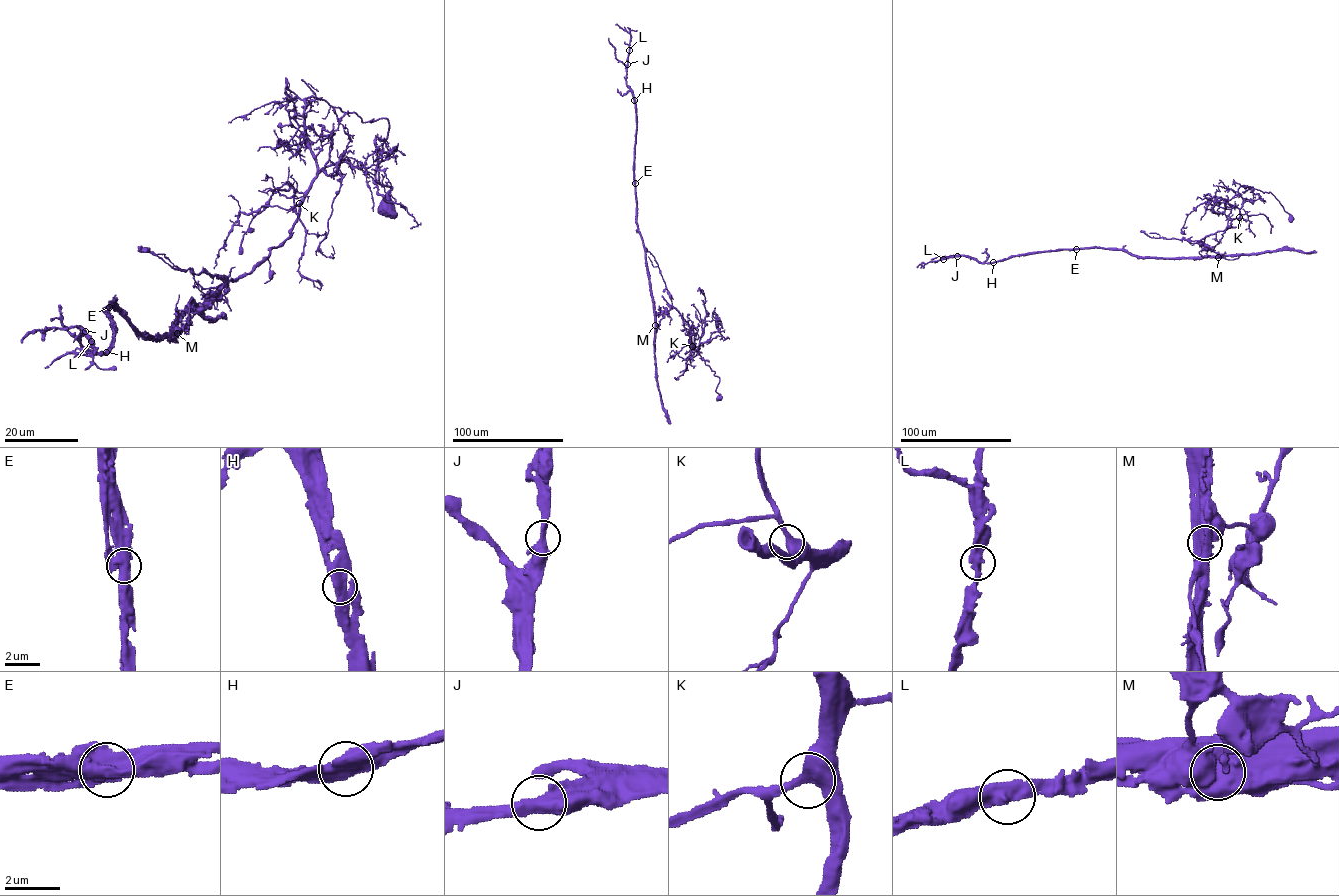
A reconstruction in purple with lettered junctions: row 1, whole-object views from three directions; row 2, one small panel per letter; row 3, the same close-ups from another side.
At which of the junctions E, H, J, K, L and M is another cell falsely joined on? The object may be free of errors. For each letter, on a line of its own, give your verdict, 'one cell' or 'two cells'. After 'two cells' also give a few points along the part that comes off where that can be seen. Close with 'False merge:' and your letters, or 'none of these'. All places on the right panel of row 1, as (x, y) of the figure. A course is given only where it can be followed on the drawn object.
E: one cell
H: one cell
J: one cell
K: one cell
L: one cell
M: two cells | (1218, 257), (1142, 257), (1122, 250), (1089, 247), (1029, 252), (992, 262), (957, 256), (922, 263), (917, 267)
False merge: M

